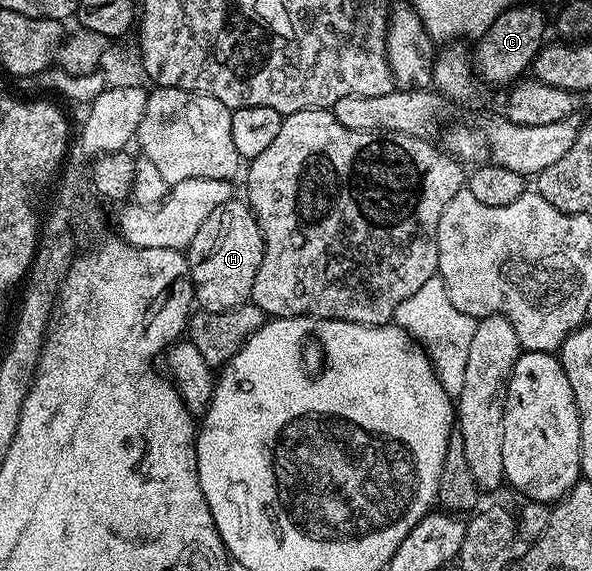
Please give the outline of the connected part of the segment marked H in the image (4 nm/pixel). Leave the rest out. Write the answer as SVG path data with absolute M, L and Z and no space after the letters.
M234 200L219 204L219 208L203 220L199 232L195 232L195 240L191 240L187 247L196 305L207 312L227 312L250 301L255 288L255 275L259 273L259 264L263 264L264 247L263 232L248 201Z

